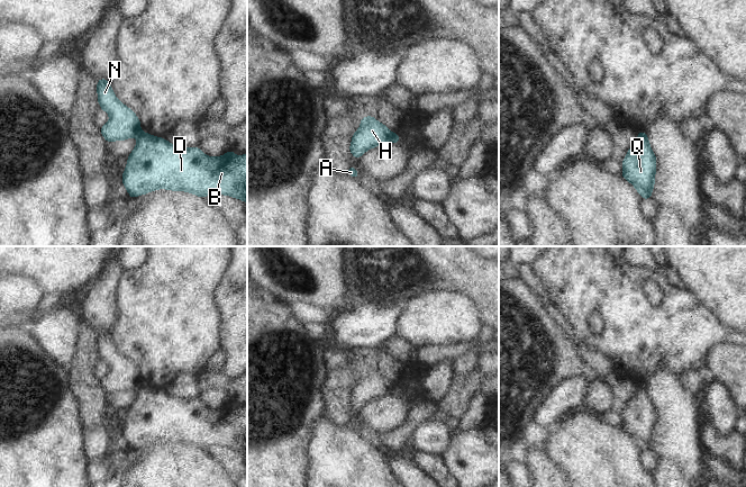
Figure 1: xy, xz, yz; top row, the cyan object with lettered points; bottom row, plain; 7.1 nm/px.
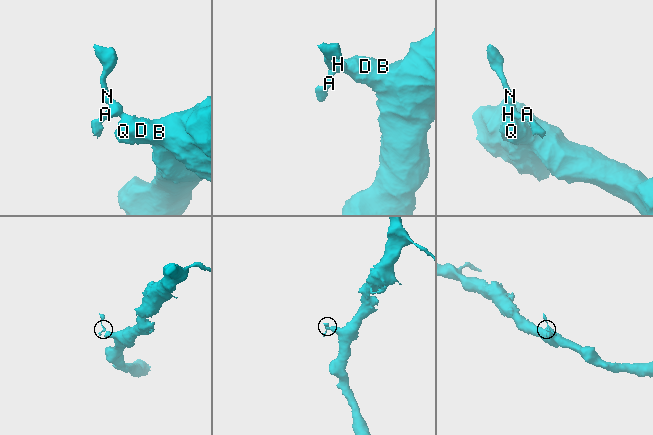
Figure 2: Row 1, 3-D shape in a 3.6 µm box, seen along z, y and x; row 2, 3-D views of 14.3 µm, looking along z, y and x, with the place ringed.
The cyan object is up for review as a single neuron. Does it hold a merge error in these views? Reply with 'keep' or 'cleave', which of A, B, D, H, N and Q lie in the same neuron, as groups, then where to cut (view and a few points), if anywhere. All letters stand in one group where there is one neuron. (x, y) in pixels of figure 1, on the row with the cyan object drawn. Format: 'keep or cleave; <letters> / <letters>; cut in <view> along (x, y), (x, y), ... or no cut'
cleave; A H N / B D Q; cut in xz along (392, 134), (390, 140)

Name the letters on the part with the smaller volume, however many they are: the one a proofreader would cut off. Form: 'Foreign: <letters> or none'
Foreign: A, H, N

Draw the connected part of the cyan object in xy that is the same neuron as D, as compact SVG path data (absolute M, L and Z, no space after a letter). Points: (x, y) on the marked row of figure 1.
M145 132L138 135L121 178L133 199L157 189L166 189L185 191L202 198L218 193L247 202L247 153L237 156L228 150L224 156L207 156L198 146L180 147L169 143L165 137L160 138Z

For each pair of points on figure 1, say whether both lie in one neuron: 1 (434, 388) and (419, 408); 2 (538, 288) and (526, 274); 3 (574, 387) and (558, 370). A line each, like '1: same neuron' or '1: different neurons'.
1: different neurons
2: same neuron
3: different neurons

